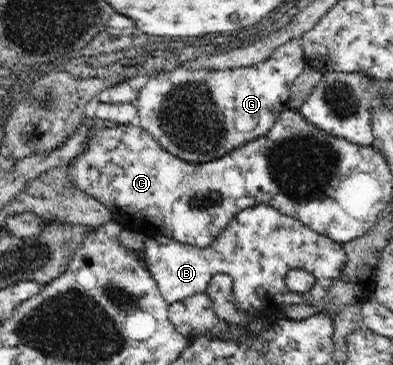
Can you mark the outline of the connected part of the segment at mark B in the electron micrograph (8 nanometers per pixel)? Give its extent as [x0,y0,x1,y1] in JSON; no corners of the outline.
[143,204,346,316]

